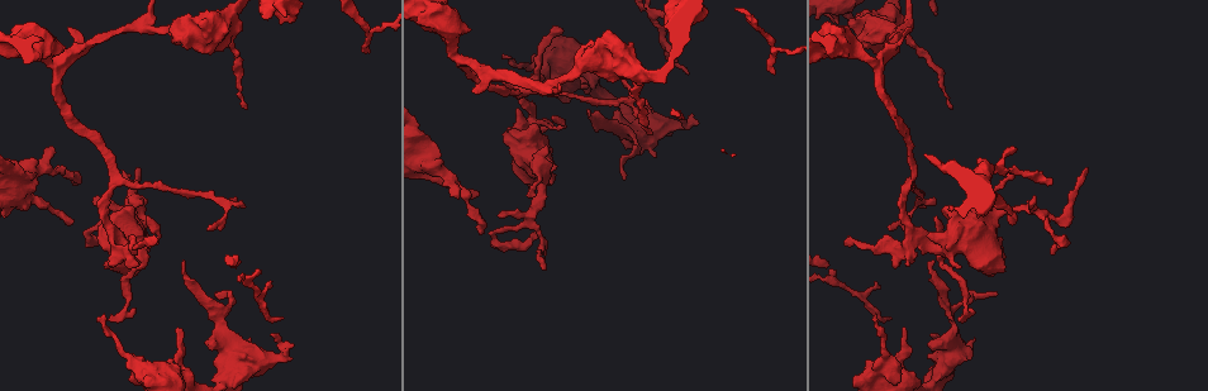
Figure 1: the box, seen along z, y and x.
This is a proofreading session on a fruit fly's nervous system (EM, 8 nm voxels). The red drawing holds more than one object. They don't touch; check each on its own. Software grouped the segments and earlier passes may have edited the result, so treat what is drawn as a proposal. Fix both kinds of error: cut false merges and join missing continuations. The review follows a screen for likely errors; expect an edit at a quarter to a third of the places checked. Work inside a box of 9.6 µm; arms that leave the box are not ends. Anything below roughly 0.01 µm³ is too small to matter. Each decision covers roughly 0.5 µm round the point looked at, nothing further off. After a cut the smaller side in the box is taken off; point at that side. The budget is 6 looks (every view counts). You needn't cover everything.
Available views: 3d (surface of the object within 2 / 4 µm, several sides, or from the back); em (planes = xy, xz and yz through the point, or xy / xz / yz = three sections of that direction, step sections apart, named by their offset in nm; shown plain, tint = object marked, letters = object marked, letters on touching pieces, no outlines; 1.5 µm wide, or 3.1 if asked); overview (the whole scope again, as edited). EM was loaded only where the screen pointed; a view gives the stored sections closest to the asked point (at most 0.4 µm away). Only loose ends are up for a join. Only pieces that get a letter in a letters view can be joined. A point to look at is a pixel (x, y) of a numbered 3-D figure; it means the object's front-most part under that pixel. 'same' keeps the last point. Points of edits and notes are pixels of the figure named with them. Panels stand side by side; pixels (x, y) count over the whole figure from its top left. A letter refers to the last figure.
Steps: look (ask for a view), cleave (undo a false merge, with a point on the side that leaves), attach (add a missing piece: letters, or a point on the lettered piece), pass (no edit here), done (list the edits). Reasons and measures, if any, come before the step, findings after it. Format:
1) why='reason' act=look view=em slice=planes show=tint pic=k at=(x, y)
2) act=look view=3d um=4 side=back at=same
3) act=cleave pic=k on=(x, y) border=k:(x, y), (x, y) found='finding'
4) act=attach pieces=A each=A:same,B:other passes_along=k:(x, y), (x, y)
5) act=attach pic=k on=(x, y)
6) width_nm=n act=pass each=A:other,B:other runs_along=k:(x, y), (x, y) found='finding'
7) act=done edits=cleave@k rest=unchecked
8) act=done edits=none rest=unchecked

why='an open end' act=look view=em slice=xy step=4 show=letters pic=1 at=(102, 315)

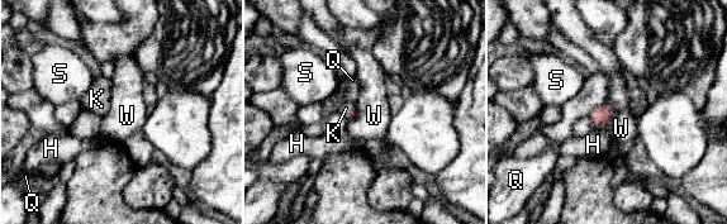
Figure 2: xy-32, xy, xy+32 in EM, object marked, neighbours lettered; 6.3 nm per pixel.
act=look view=em slice=yz step=8 show=letters at=same

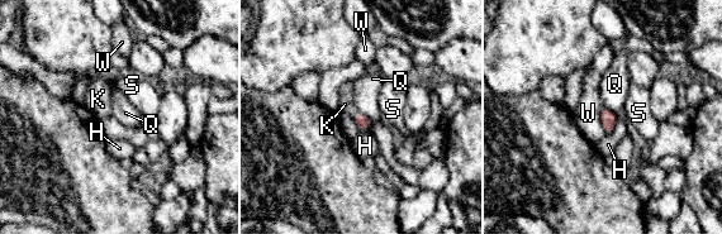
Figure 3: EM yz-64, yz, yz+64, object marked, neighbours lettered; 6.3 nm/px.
width_nm=80 act=attach pieces=K each=H:other,K:same,Q:other,S:other,W:other passes_along=3:(362, 120), (355, 115), (345, 104) found='it goes on there'

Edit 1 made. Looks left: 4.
why='redraw' act=look view=overview

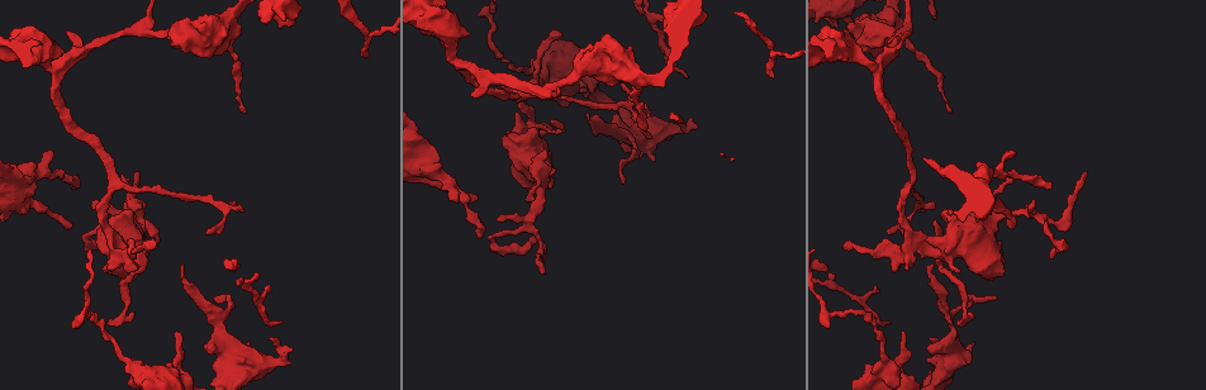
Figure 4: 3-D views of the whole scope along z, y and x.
why='branch stops here' act=look view=em slice=planes show=plain pic=4 at=(905, 333)

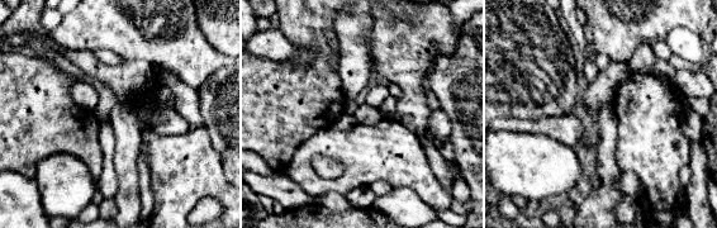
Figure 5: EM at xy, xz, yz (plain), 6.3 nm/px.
act=look view=em slice=planes show=letters at=same

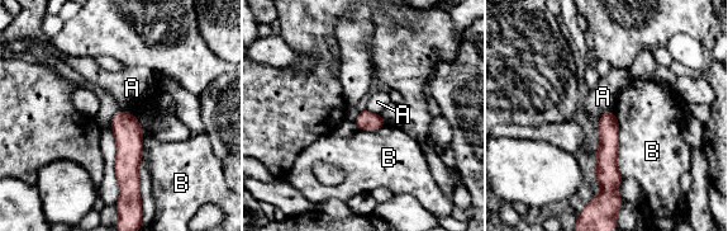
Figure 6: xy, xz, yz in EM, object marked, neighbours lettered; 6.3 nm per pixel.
act=pass each=A:other,B:other found='none of them fits'

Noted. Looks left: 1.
act=look view=em slice=planes show=letters pic=4 at=(973, 343)

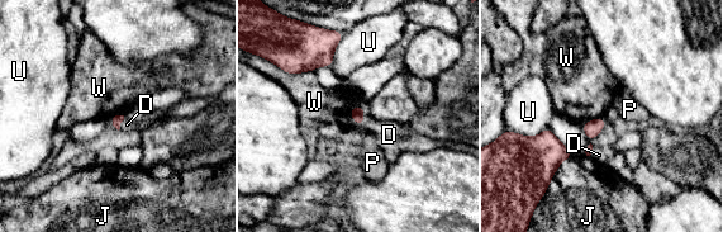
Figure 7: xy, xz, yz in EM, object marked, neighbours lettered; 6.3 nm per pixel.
act=attach pieces=D each=D:same,J:other,P:other,U:other,W:other passes_along=7:(356, 113), (364, 117), (389, 135) found='it goes on there'

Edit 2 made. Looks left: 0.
act=done edits=attach@3,attach@7 rest=unchecked

